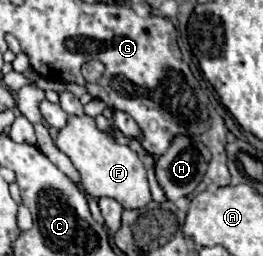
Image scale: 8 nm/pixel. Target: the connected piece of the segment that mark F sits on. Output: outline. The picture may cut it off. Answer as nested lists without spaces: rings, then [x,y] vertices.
[[[70,117],[66,127],[58,131],[56,147],[70,157],[90,197],[112,197],[124,209],[144,209],[152,201],[146,169],[140,157],[128,145],[120,145],[106,131],[100,131],[94,123],[94,117]]]

